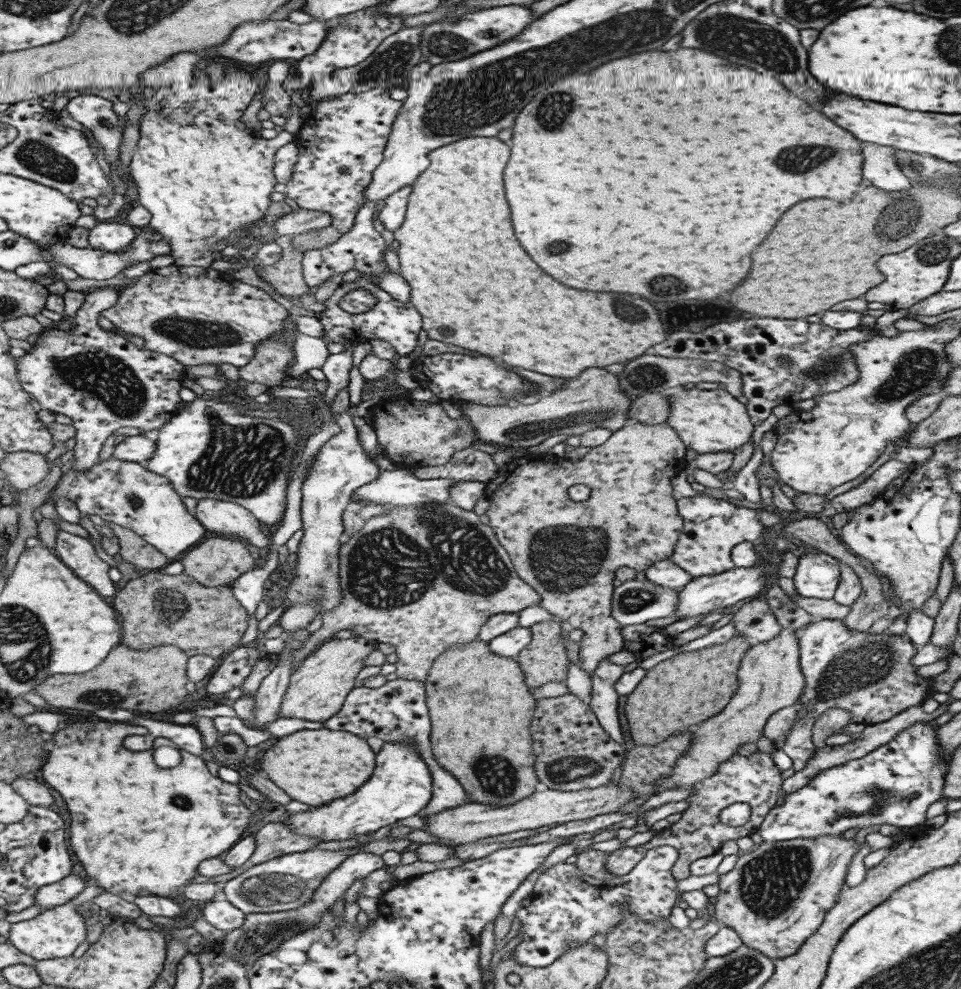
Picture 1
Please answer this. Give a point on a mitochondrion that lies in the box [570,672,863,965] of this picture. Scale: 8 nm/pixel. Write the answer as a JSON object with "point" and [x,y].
{"point":[770,884]}

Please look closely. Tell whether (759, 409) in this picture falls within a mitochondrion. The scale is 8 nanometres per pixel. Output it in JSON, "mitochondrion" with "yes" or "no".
{"mitochondrion":"no"}

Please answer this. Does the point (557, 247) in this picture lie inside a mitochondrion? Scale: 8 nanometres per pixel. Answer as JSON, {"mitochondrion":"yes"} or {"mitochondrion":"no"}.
{"mitochondrion":"yes"}

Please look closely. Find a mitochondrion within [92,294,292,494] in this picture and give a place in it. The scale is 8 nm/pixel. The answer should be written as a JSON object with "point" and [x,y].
{"point":[191,332]}

